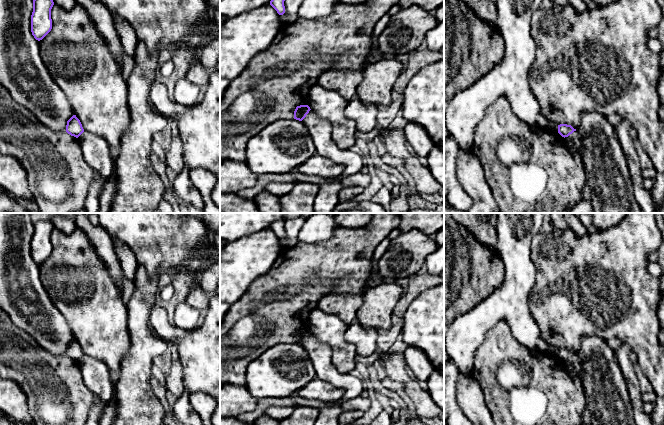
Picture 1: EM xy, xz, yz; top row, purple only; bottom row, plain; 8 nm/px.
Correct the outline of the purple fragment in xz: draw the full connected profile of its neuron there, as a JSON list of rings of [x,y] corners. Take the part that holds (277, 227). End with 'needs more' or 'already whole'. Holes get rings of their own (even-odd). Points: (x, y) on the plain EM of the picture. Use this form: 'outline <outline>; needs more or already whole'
outline [[[276,220],[270,225],[270,229],[277,235],[279,239],[285,237],[284,230],[285,220]]]; already whole

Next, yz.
outline [[[558,349],[558,357],[564,362],[566,371],[573,375],[577,373],[582,379],[582,359],[571,349]]]; needs more

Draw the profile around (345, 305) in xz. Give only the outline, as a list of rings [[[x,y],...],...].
[[[363,292],[326,294],[319,300],[317,308],[327,314],[337,314],[349,325],[356,317],[362,302]]]

